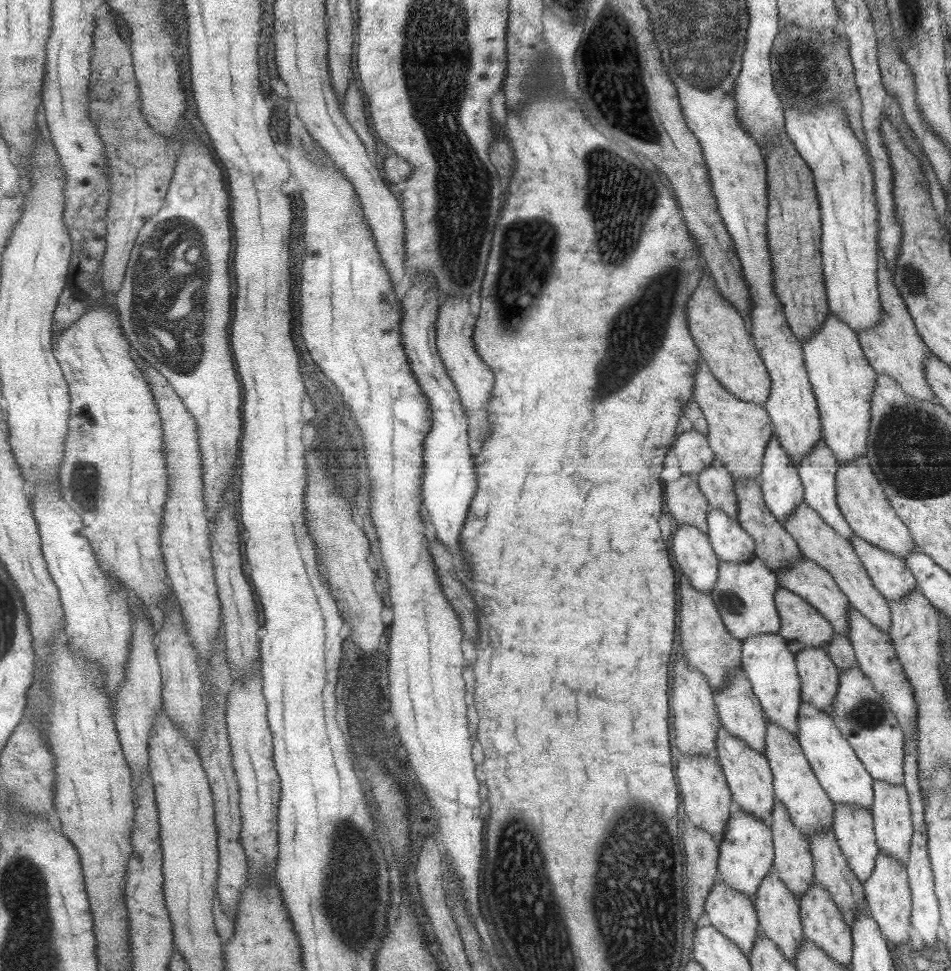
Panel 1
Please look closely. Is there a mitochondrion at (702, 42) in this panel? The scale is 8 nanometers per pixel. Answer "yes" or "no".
yes

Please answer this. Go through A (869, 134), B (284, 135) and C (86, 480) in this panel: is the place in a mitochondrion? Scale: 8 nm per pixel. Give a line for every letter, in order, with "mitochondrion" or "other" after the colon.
A: other
B: other
C: mitochondrion

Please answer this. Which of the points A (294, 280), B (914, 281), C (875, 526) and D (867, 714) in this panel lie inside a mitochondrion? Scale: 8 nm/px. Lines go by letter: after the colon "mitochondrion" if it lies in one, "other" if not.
A: other
B: mitochondrion
C: other
D: mitochondrion

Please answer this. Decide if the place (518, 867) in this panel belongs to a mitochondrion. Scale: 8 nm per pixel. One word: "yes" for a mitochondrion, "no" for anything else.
yes

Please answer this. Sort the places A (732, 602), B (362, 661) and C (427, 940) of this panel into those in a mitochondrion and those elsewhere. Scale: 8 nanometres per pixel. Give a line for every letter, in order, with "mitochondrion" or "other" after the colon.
A: mitochondrion
B: other
C: other

